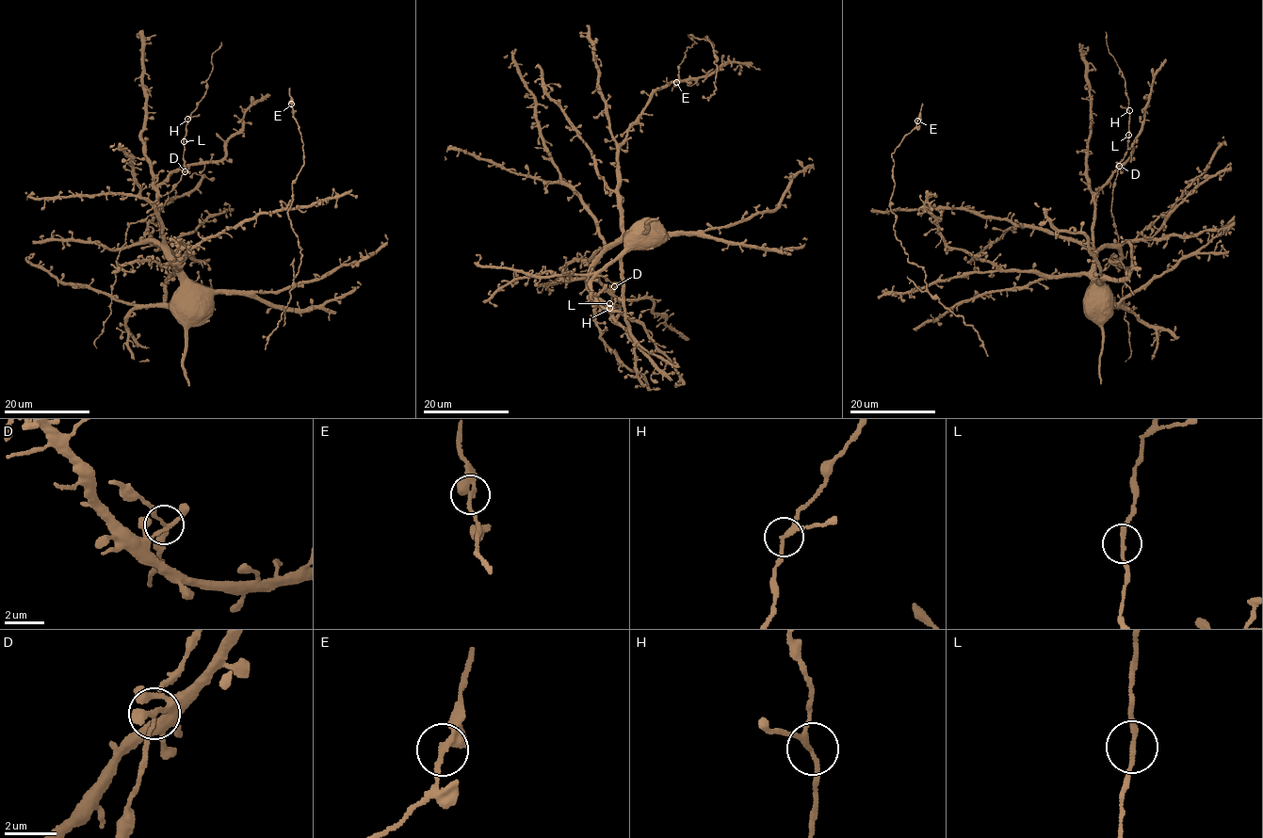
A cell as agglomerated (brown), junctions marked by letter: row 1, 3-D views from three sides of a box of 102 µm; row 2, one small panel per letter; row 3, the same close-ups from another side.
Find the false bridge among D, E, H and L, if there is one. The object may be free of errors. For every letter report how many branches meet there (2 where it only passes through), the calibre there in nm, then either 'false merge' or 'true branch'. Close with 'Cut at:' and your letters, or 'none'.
D: 3 branches meet; 160 nm thick; true branch
E: 2 branches meet; 180 nm thick; true branch
H: 3 branches meet; 160 nm thick; false merge
L: 2 branches meet; 190 nm thick; true branch
Cut at: H

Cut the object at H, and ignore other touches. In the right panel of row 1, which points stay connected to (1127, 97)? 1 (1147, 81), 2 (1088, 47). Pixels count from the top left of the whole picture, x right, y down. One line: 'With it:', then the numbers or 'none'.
With it: none

